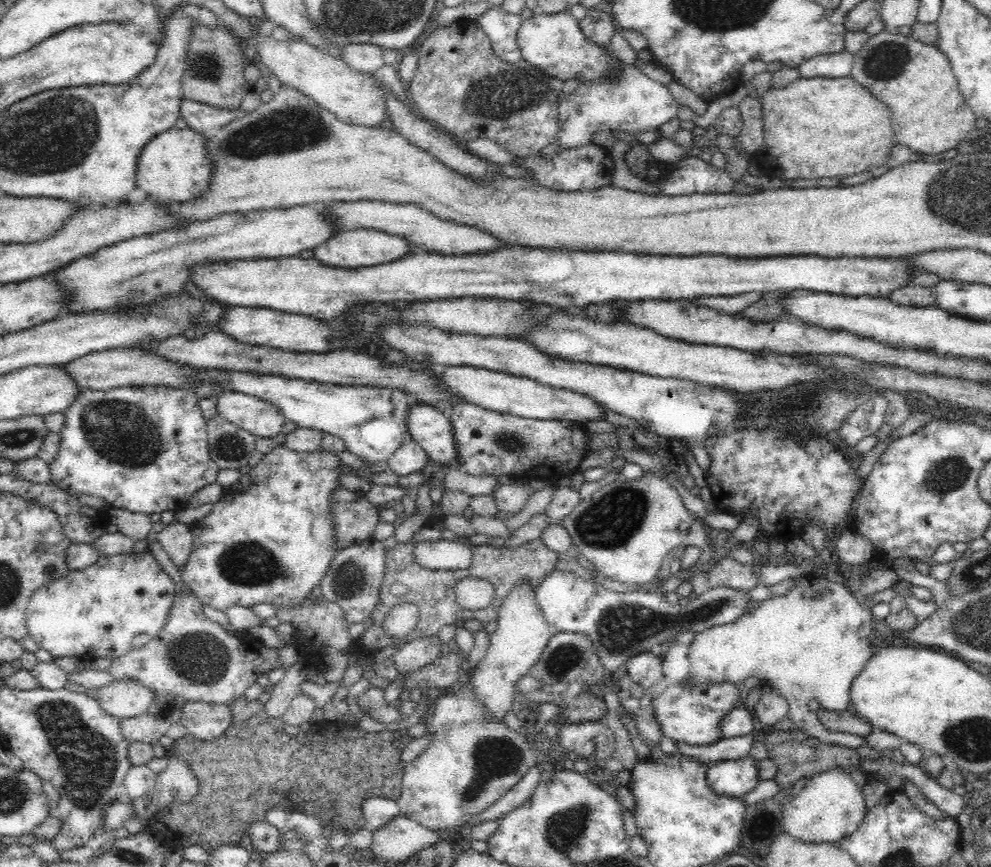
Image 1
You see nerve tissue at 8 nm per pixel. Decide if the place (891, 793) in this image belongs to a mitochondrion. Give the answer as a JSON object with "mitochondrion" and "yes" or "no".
{"mitochondrion":"no"}

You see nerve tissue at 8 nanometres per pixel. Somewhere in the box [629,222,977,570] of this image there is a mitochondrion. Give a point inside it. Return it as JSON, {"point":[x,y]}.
{"point":[945,475]}

